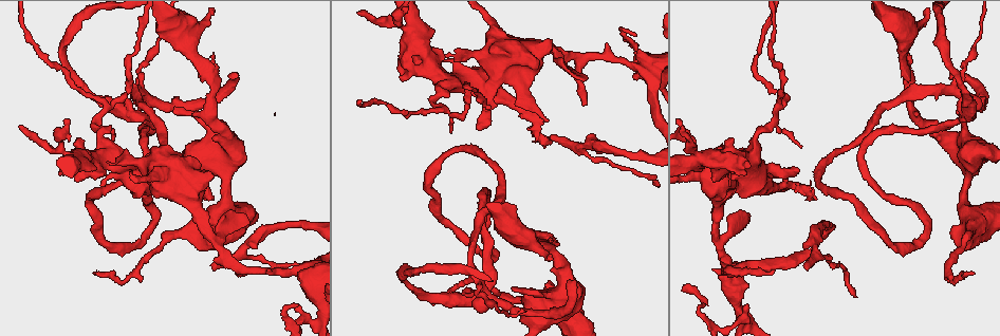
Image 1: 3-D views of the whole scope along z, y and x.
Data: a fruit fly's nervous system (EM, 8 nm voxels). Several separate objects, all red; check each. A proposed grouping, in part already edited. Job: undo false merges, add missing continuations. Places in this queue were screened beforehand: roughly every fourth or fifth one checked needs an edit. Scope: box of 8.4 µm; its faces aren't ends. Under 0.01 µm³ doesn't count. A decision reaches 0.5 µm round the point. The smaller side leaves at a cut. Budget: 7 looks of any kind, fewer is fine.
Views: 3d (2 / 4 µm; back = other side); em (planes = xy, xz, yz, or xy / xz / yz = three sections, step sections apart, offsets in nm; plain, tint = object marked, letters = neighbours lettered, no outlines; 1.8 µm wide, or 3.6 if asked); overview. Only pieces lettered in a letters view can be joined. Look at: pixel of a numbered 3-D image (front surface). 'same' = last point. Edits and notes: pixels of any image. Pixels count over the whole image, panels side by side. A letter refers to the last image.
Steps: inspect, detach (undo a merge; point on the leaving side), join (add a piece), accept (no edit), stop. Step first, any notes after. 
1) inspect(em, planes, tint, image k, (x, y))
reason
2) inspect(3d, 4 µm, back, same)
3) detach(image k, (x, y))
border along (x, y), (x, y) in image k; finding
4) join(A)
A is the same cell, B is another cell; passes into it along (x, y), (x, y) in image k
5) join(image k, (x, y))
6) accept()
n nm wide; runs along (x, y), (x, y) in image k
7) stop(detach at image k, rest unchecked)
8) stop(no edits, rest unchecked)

inspect(em, planes, plain, image 1, (954, 84))
three arms meet

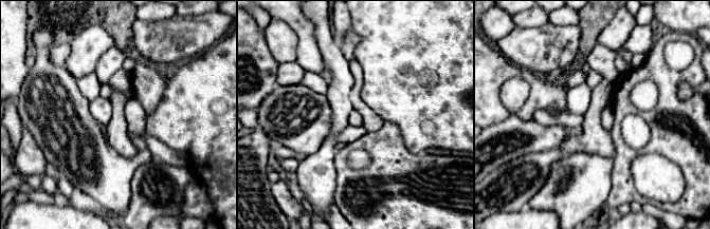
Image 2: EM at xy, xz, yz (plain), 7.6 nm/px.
inspect(em, planes, tint, same)

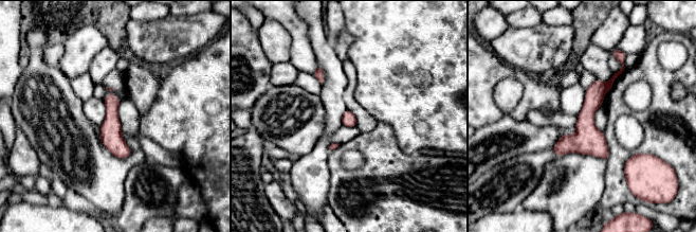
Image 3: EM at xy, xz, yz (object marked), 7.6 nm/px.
inspect(em, planes, letters, same)
see the neighbours

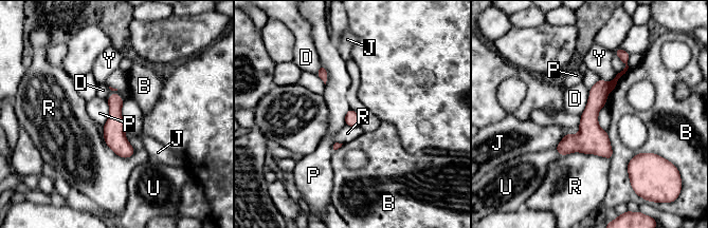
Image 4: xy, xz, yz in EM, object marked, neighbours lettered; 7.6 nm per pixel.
detach(image 4, (613, 83))
110 nm wide; B, D, J, P, R, U and Y are other cells; border along (607, 83), (610, 90) in image 4; a second cell is stuck on

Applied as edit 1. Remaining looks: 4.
inspect(em, xz, step 16, tint, image 1, (443, 220))
closes a loop

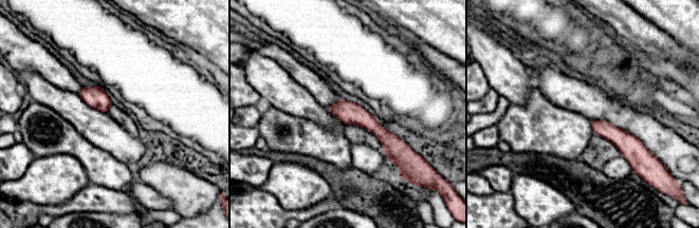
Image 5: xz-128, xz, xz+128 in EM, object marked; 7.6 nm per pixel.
inspect(em, planes, tint, same)
another direction

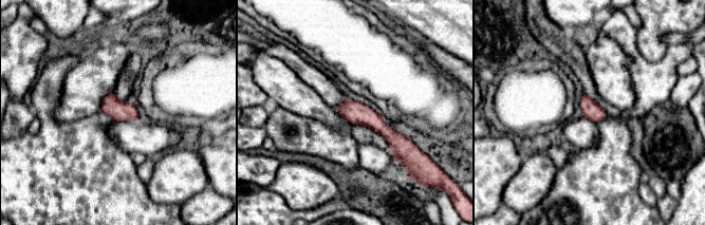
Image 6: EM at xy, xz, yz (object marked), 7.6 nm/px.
inspect(em, planes, letters, same)

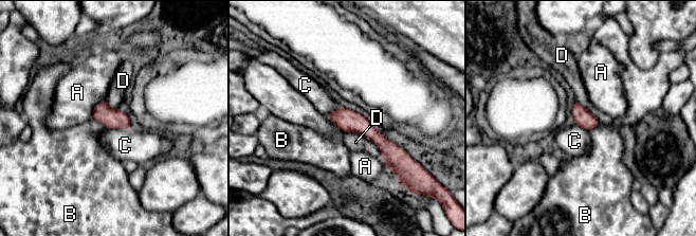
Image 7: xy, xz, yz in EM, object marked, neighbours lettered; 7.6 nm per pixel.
accept()
A, B, C and D are other cells; border along (105, 127), (129, 129) in image 7; all the same cell

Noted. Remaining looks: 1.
stop(detach at image 4, rest unchecked)

